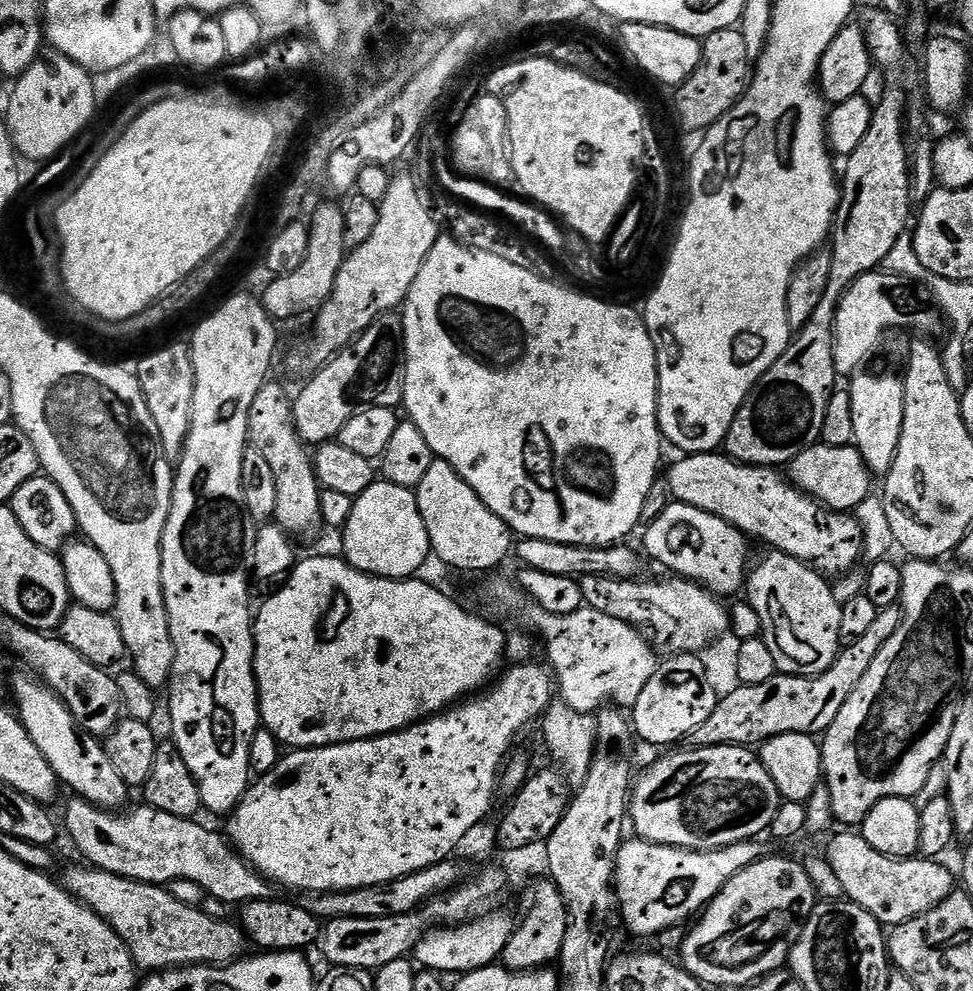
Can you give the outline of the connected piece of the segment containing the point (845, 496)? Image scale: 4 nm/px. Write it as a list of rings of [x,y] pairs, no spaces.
[[[823,442],[804,448],[798,458],[786,466],[787,479],[793,487],[834,512],[851,513],[872,492],[874,477],[868,471],[860,451],[852,444],[830,446]]]

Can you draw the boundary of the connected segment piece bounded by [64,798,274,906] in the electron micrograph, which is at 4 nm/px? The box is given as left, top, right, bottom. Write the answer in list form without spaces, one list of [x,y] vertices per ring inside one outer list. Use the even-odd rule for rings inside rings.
[[[72,798],[64,812],[64,824],[68,827],[68,836],[76,843],[76,848],[85,856],[93,868],[101,868],[143,884],[166,886],[171,880],[189,880],[198,882],[202,890],[212,899],[221,900],[224,904],[243,906],[252,900],[266,900],[273,895],[274,888],[265,880],[223,835],[203,828],[192,818],[178,818],[162,810],[139,806],[133,812],[129,810],[105,810],[95,808],[90,802]]]

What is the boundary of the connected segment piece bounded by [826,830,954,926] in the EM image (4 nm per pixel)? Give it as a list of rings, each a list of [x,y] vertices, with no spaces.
[[[844,830],[841,836],[834,837],[828,844],[826,855],[834,874],[838,874],[838,882],[842,882],[844,896],[851,903],[862,906],[862,910],[872,915],[881,926],[905,924],[915,916],[926,914],[934,910],[934,906],[938,906],[938,902],[942,902],[954,890],[951,874],[935,859],[887,856],[874,850],[874,846],[870,846],[870,842],[866,842],[863,835],[856,833],[855,836],[852,832],[855,831]]]

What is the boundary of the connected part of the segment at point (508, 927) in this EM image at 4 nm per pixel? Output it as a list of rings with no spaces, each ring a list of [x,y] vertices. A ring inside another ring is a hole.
[[[489,910],[477,916],[475,920],[458,924],[454,928],[433,928],[425,932],[424,937],[416,943],[414,949],[415,963],[421,969],[437,974],[445,974],[444,972],[463,974],[497,963],[504,955],[504,947],[506,942],[510,942],[517,921],[512,920],[508,912],[496,911]]]

